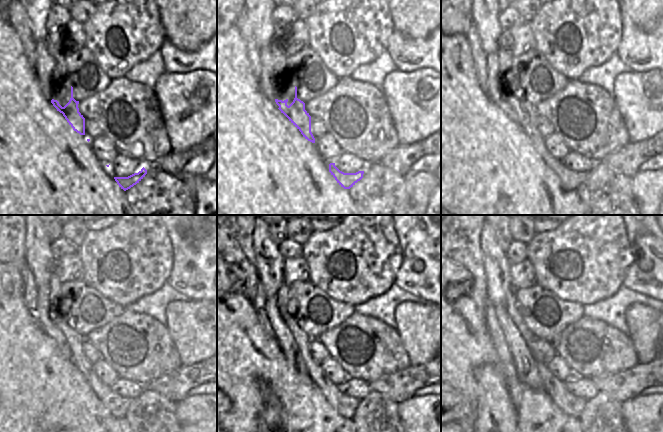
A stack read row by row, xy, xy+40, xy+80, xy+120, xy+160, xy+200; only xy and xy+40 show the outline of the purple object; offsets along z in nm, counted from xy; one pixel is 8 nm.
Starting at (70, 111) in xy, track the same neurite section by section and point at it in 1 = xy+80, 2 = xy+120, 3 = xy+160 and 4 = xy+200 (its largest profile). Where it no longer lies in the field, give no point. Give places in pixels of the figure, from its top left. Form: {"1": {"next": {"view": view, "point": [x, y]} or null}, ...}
{"1": {"next": {"view": "xy+80", "point": [526, 114]}}, "2": {"next": {"view": "xy+120", "point": [117, 405]}}, "3": {"next": {"view": "xy+160", "point": [345, 406]}}, "4": {"next": {"view": "xy+200", "point": [571, 405]}}}

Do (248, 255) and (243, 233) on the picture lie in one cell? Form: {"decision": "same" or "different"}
{"decision": "same"}

